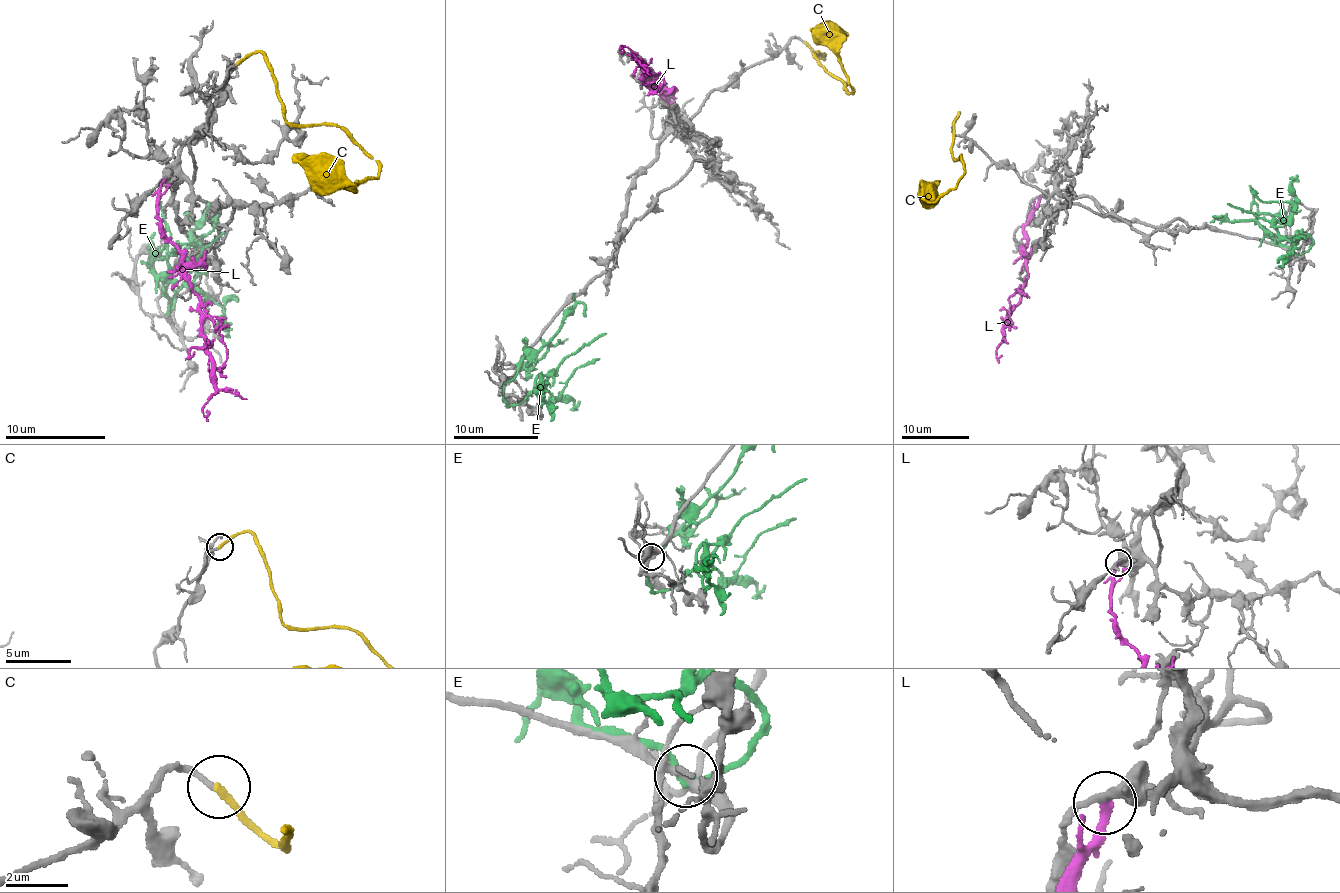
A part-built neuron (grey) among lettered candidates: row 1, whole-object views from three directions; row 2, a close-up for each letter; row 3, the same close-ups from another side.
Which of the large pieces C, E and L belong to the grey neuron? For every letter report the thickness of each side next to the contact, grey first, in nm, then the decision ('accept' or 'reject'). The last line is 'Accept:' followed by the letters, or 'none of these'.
C: calibres 170 and 240 nm; accept
E: calibres 300 and 190 nm; reject
L: calibres 260 and 280 nm; reject
Accept: C

